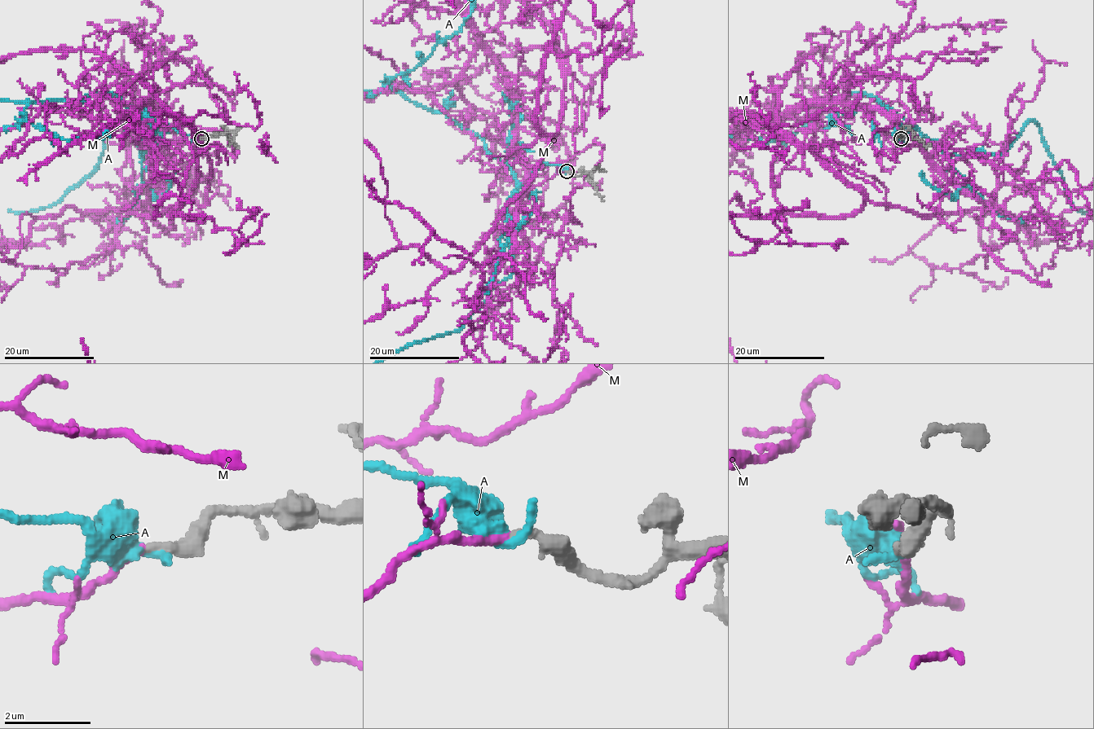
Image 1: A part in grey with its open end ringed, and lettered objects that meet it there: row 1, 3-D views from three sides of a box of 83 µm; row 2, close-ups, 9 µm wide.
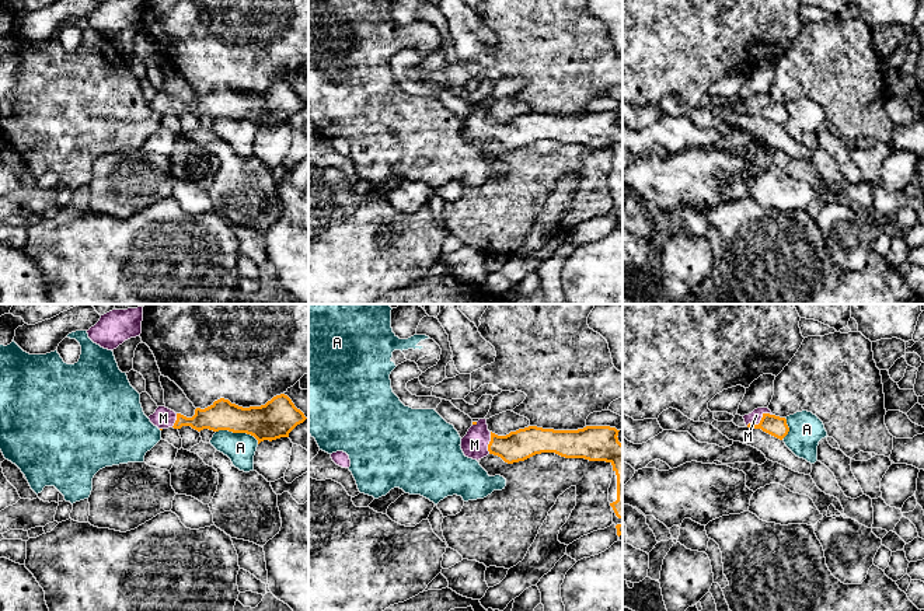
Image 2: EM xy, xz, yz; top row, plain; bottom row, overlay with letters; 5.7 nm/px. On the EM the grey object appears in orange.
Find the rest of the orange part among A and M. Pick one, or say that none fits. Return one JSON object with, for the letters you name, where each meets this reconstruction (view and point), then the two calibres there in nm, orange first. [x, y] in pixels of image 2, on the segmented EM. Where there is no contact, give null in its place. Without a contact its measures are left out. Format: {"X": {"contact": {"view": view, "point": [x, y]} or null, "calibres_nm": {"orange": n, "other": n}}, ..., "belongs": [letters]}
{"M": {"contact": {"view": "yz", "point": [760, 421]}, "calibres_nm": {"orange": 120, "other": 70}}, "belongs": ["M"]}

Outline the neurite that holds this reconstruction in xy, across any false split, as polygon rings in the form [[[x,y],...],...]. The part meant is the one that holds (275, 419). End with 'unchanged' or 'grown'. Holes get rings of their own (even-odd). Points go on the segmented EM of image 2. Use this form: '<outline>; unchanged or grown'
[[[280,394],[265,405],[250,408],[220,398],[205,409],[196,408],[192,418],[158,406],[149,419],[158,429],[191,426],[198,432],[209,429],[213,432],[247,433],[254,436],[259,444],[264,440],[272,441],[289,437],[289,433],[307,418],[287,395]]]; grown

